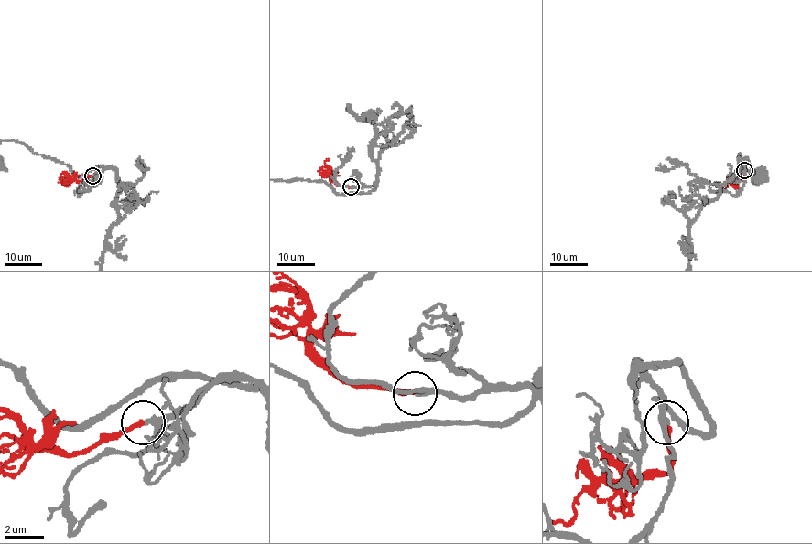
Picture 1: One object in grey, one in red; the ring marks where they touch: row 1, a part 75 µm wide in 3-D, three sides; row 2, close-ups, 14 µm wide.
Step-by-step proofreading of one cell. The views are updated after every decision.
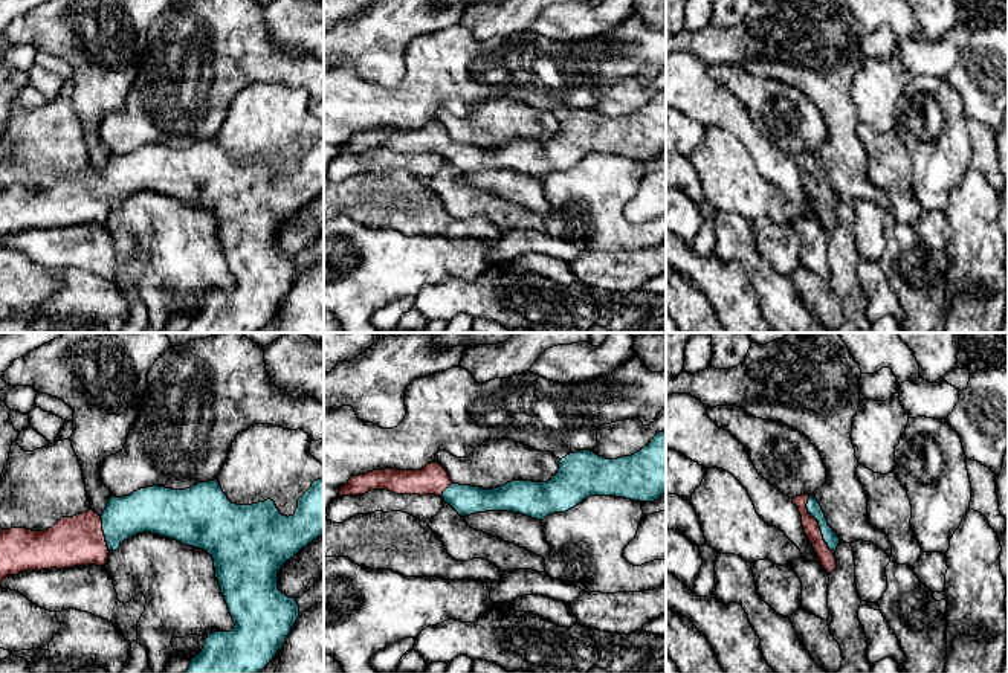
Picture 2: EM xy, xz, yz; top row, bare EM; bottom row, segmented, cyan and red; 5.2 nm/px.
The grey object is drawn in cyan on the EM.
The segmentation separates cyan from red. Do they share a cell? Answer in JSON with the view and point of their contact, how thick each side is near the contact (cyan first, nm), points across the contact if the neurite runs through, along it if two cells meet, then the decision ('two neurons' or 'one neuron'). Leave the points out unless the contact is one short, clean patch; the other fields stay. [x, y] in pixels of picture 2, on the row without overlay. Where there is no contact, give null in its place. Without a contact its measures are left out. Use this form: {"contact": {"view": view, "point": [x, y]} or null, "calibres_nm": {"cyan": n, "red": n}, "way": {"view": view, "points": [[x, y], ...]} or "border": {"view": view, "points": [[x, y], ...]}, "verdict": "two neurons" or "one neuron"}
{"contact": {"view": "yz", "point": [819, 183]}, "calibres_nm": {"cyan": 80, "red": 90}, "way": {"view": "yz", "points": [[830, 194], [819, 183], [811, 186]]}, "verdict": "one neuron"}

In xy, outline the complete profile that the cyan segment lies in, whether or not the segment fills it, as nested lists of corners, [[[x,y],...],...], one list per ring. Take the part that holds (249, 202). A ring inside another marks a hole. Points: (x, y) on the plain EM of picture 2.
[[[324,134],[298,157],[293,174],[283,174],[272,157],[252,163],[232,162],[217,137],[186,148],[159,143],[128,154],[111,154],[104,171],[61,175],[46,189],[0,188],[0,241],[24,229],[105,224],[108,211],[136,192],[151,191],[205,208],[214,218],[215,237],[235,281],[232,290],[214,290],[183,333],[258,333],[283,307],[299,275],[296,256],[278,246],[278,229],[302,206],[324,194]]]

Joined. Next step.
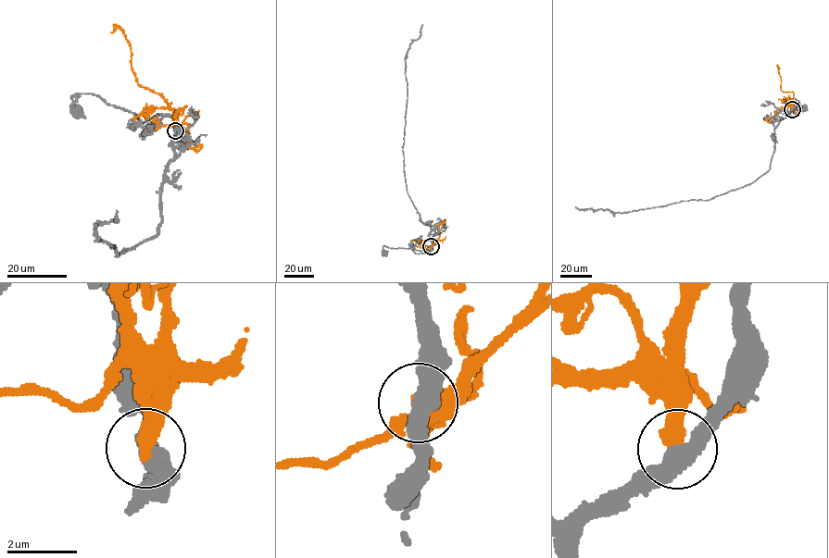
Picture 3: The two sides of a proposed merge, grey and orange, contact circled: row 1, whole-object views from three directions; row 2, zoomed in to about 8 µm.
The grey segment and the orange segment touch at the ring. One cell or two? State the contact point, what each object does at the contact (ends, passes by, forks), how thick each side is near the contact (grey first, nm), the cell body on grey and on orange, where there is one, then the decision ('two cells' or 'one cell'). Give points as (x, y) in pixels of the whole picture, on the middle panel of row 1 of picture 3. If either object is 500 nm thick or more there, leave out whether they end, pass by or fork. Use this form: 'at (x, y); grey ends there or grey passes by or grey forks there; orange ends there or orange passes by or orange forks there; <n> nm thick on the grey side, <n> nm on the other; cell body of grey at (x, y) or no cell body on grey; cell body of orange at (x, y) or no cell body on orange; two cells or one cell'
at (431, 246); 460 nm thick on the grey side, 550 nm on the other; cell body of grey at (384, 253); no cell body on orange; two cells

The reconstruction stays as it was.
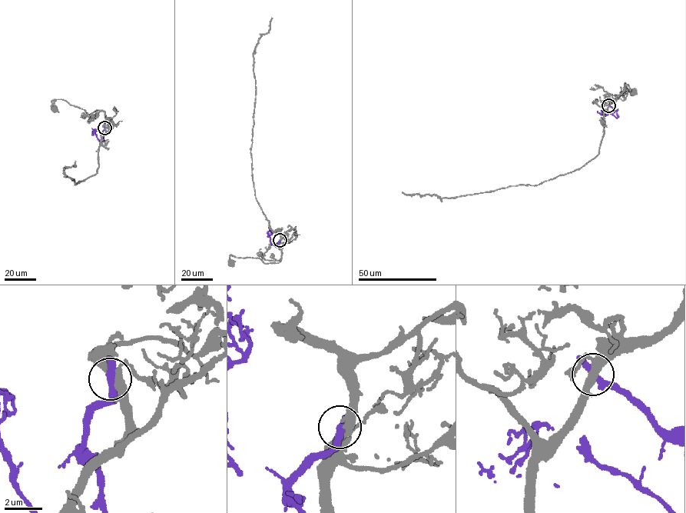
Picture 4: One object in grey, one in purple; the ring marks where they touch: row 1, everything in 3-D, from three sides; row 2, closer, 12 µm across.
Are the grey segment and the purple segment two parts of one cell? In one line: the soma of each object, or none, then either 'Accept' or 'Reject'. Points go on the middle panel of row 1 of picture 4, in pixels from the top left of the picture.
Soma of grey: (231, 262). Soma of purple: none. Reject

